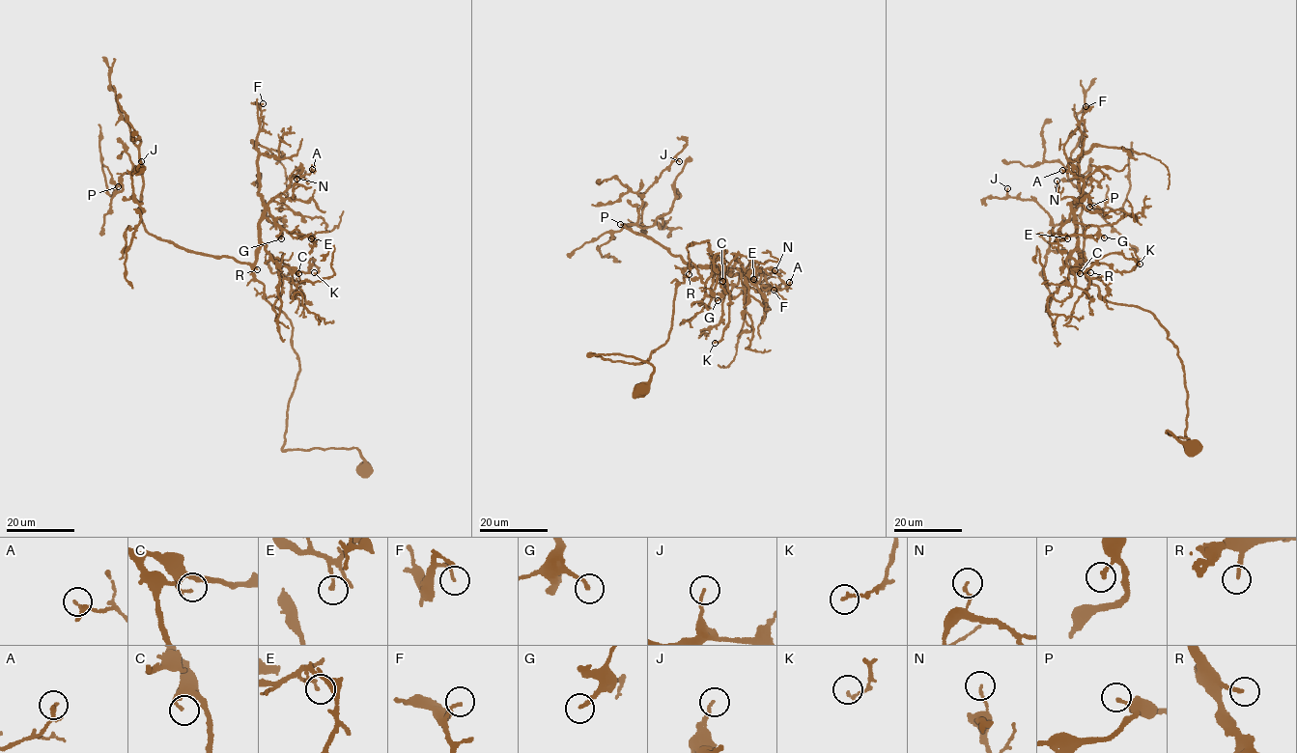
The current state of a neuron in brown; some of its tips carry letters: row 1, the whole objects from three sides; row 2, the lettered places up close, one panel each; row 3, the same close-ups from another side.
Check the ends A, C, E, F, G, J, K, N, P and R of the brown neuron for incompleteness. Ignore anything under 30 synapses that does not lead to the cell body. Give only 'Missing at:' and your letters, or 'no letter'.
Missing at: R

